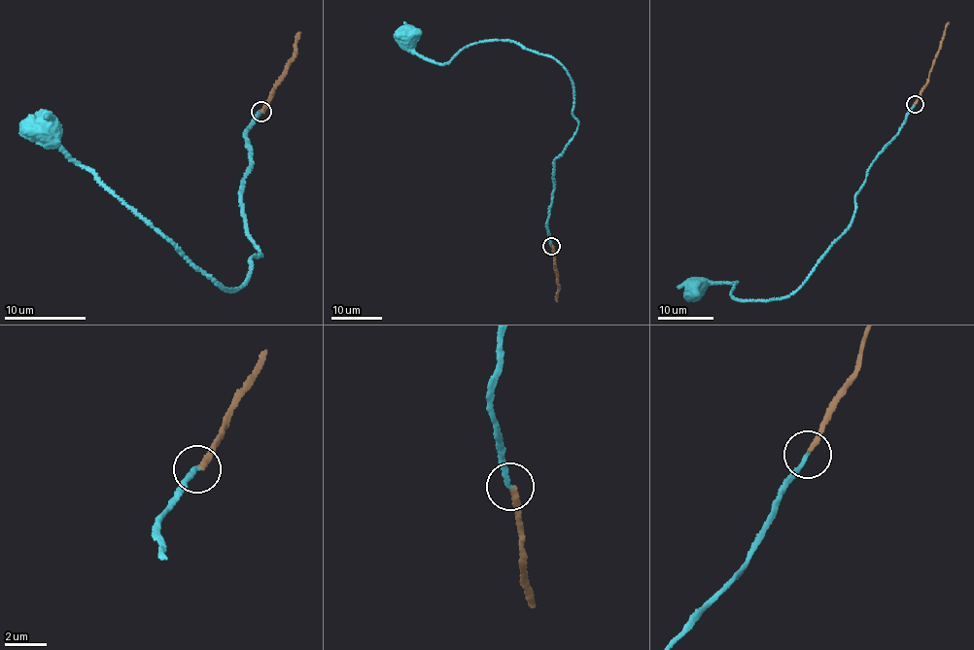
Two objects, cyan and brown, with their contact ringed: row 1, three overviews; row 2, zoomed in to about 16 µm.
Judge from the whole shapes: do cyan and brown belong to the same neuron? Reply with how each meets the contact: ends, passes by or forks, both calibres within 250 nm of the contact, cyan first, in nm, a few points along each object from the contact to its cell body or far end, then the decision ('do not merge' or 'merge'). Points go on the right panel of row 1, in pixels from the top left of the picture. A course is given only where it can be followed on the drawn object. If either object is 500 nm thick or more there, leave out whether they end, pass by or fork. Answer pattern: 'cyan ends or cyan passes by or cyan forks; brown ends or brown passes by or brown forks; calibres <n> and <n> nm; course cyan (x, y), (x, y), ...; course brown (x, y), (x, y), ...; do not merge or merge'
cyan ends; brown ends; calibres 190 and 240 nm; course cyan (915, 105), (854, 197), (851, 226), (794, 290), (740, 301), (737, 283), (693, 290); course brown (915, 103), (926, 85), (949, 22); merge

